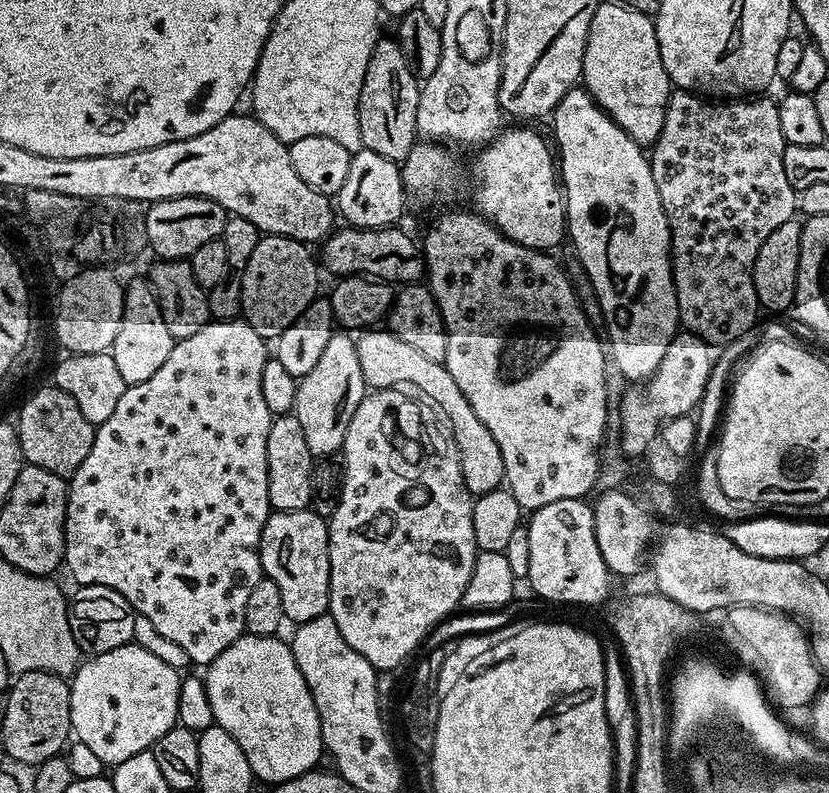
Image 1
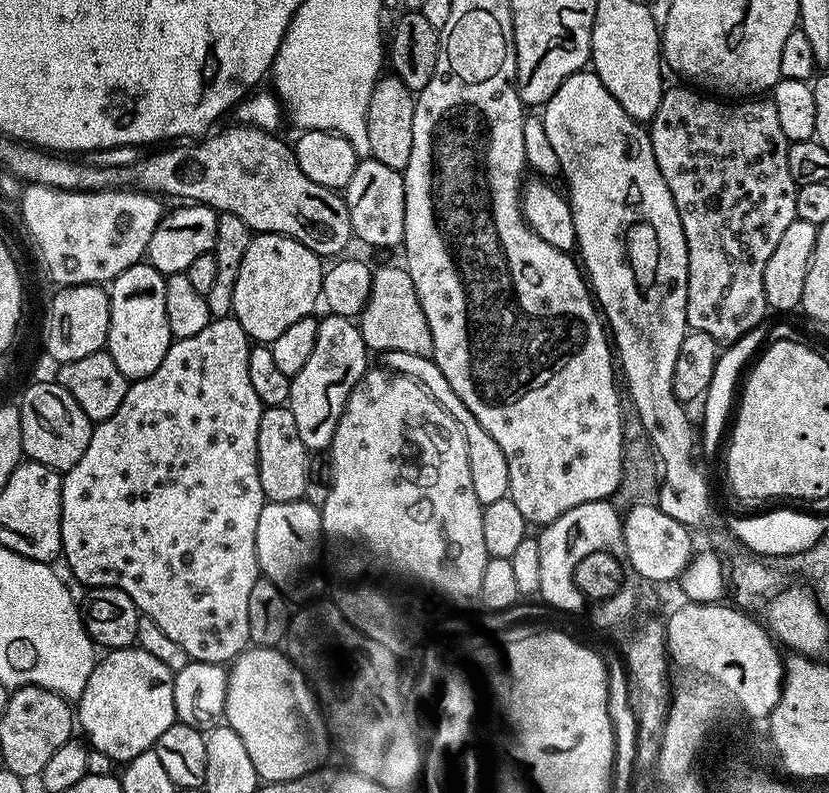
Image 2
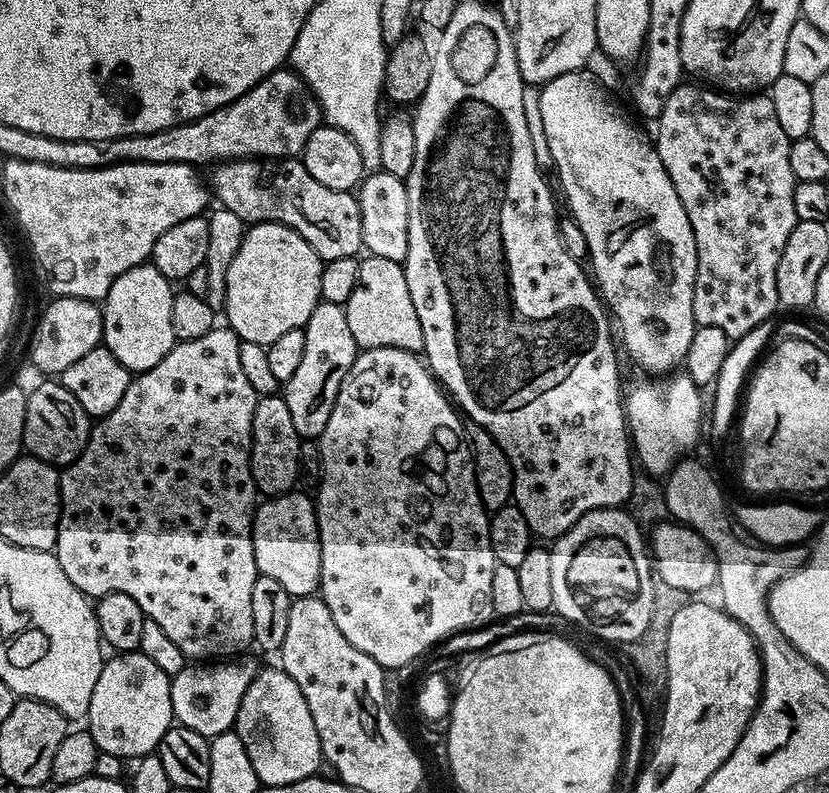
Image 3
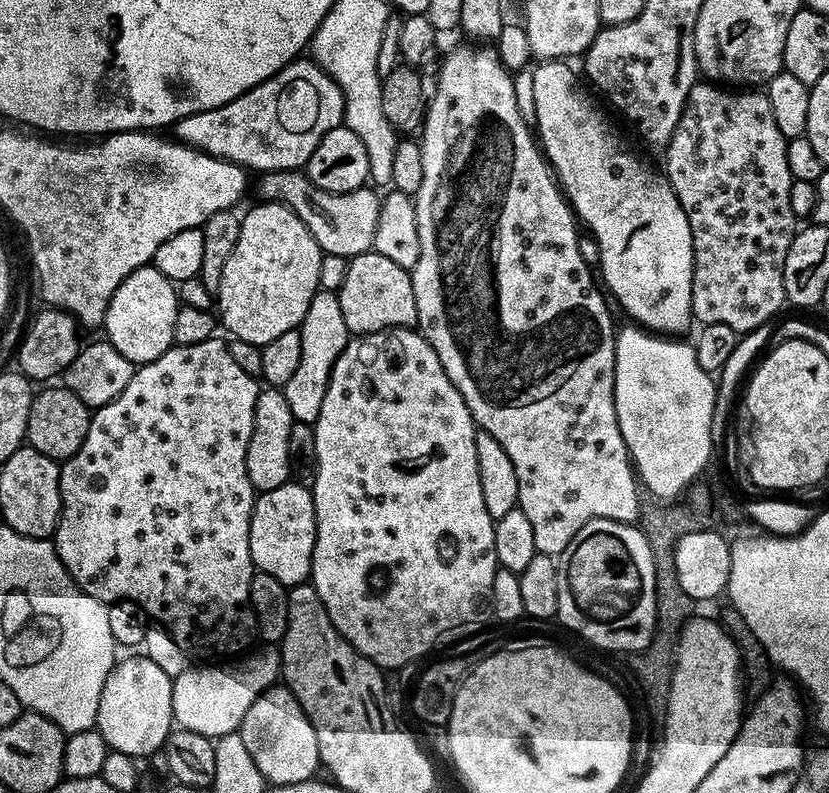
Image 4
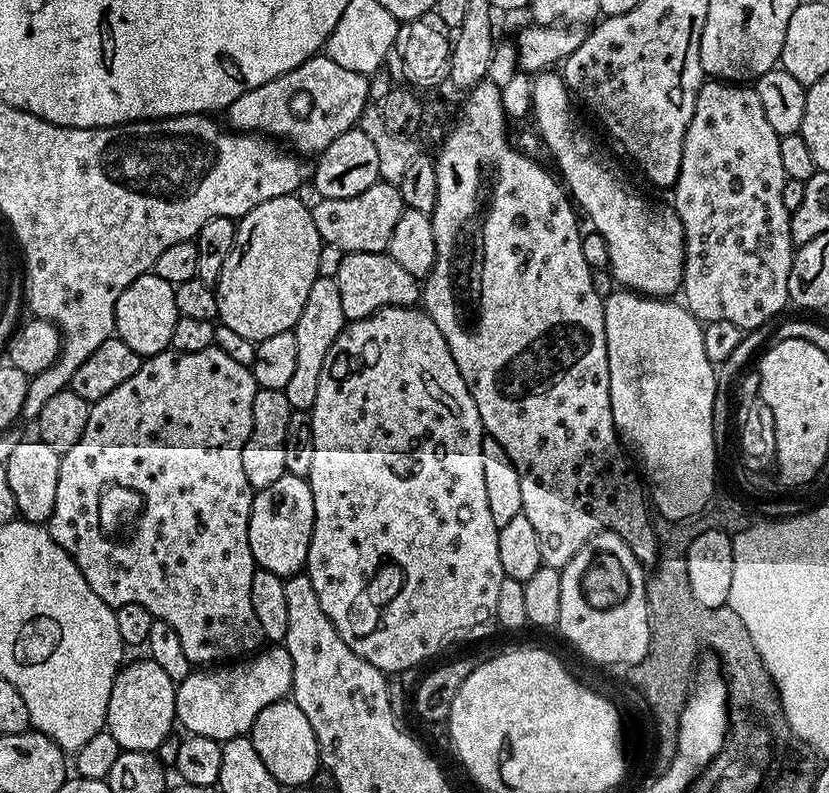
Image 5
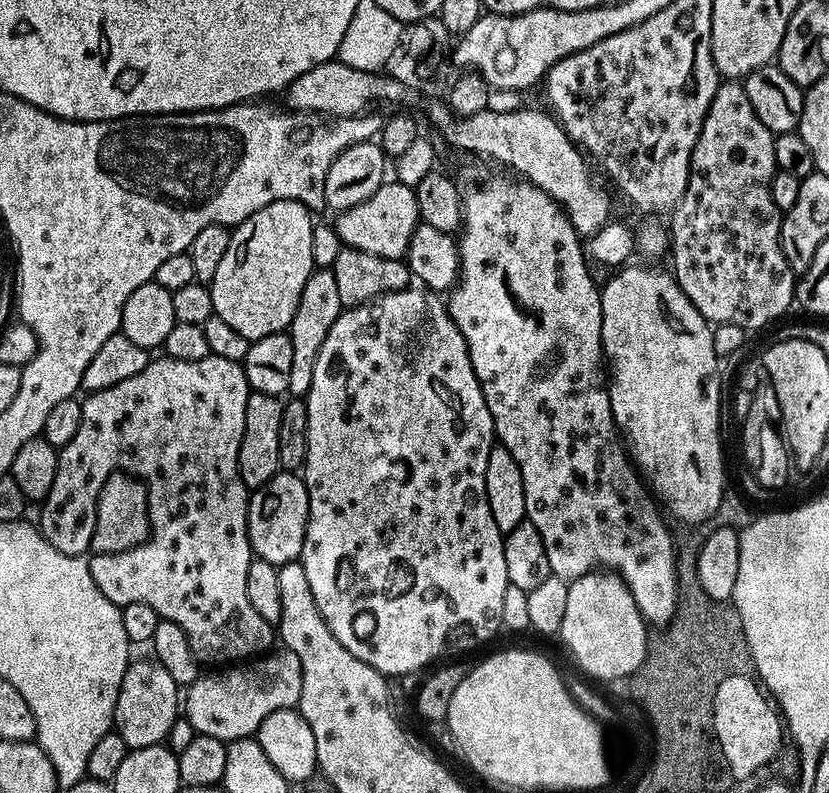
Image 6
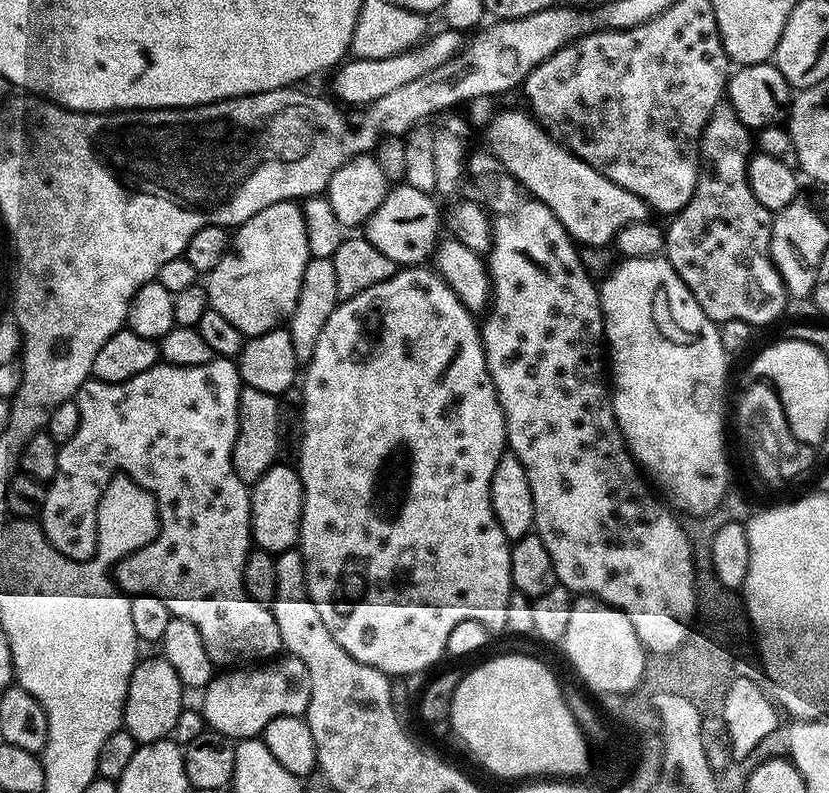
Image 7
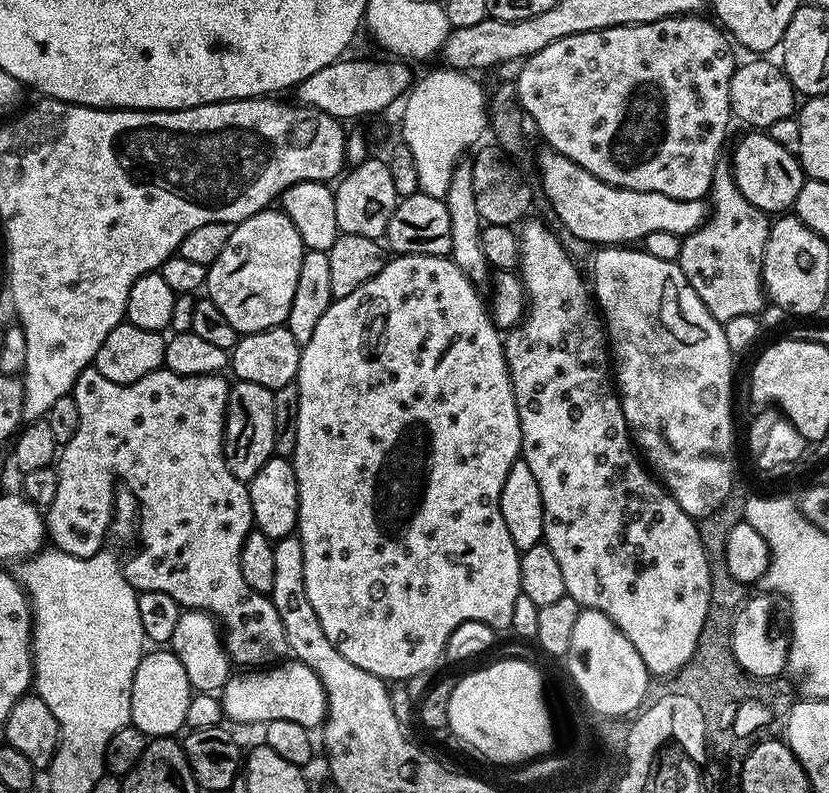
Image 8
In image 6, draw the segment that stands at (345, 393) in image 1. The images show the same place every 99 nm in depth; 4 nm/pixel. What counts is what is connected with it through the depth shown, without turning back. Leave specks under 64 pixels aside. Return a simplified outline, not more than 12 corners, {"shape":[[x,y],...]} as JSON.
{"shape":[[317,267],[286,329],[288,387],[307,397],[318,350],[345,307],[331,267]]}

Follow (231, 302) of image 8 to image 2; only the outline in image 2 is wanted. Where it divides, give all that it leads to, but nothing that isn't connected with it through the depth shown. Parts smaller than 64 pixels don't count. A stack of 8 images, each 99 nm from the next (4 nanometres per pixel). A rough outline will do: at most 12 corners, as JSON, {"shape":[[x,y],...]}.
{"shape":[[253,235],[232,316],[271,345],[322,300],[321,257]]}

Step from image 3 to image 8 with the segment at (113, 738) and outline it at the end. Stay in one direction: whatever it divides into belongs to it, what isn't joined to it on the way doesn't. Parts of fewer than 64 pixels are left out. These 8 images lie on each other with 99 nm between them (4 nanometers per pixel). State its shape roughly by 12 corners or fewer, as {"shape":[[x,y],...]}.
{"shape":[[171,650],[134,670],[131,727],[172,738],[194,693]]}

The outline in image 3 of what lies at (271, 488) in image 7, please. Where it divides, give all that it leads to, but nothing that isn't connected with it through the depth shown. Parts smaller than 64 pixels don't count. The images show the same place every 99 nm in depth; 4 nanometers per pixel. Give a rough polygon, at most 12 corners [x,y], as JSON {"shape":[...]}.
{"shape":[[265,499],[252,530],[257,573],[293,596],[319,589],[316,506]]}

